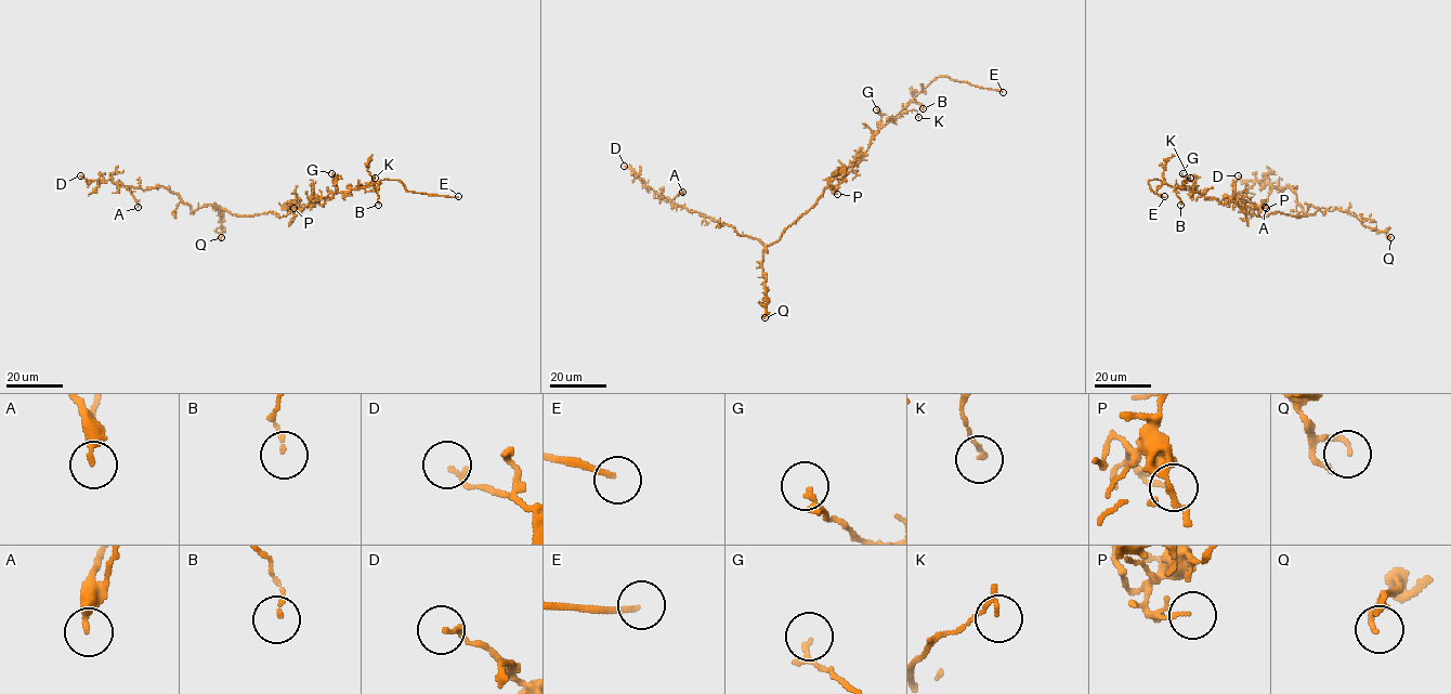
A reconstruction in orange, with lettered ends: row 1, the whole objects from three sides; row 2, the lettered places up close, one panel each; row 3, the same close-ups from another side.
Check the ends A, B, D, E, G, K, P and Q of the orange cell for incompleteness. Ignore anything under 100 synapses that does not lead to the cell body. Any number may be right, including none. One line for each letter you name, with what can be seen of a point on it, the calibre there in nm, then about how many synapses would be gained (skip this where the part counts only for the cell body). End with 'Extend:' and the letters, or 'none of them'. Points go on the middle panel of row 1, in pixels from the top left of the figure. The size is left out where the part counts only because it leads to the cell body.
E: at (1003, 92); 150 nm thick
Extend: E

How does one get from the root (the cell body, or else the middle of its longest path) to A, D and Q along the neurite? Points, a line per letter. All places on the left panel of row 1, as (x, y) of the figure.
A: (273, 212), (235, 215), (205, 205), (193, 212), (188, 204), (166, 188), (128, 186), (138, 207)
D: (273, 212), (235, 215), (205, 205), (193, 212), (188, 204), (164, 187), (142, 190), (80, 175)
Q: (273, 212), (235, 215), (219, 208), (221, 237)

